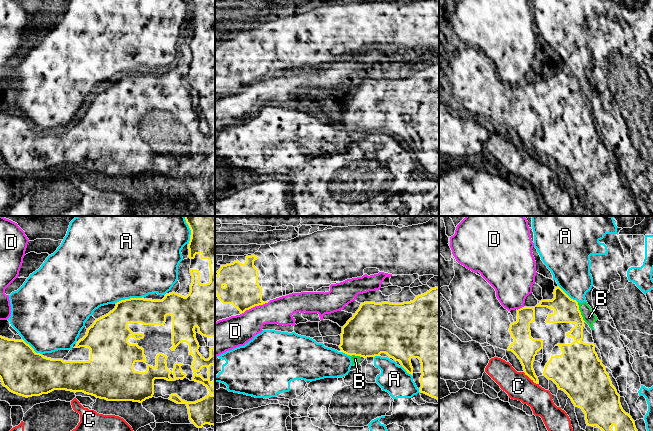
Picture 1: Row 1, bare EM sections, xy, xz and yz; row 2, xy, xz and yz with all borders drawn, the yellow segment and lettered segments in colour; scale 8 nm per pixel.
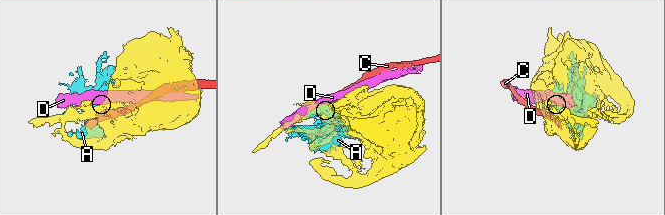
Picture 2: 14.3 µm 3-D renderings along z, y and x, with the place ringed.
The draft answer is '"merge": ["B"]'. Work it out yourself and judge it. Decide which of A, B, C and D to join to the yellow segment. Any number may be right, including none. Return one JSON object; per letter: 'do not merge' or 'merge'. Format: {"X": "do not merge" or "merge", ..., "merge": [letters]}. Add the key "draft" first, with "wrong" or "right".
{"draft": "wrong", "A": "do not merge", "B": "do not merge", "C": "do not merge", "D": "do not merge", "merge": []}

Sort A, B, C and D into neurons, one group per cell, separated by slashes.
A B / C / D

